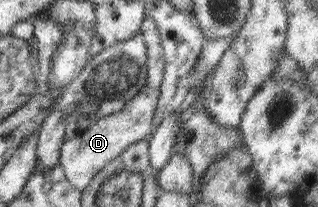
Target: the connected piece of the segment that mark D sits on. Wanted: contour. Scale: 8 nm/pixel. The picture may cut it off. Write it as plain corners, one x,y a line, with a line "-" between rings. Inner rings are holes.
146,16
141,24
141,36
146,45
147,77
141,91
125,102
124,108
101,119
95,119
84,125
75,136
66,140
61,147
59,166
62,168
70,185
78,191
84,191
92,178
106,168
114,158
118,158
132,144
148,139
153,126
153,114
160,96
160,85
163,79
165,60
159,30
154,19

